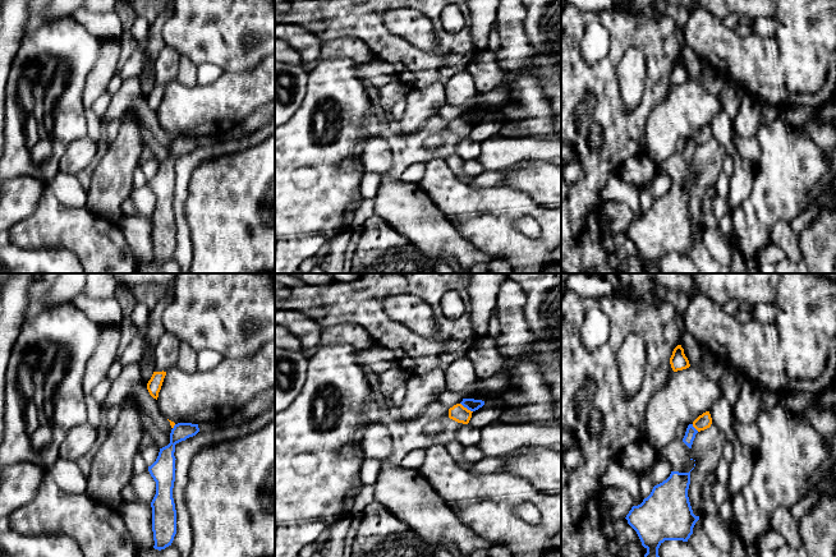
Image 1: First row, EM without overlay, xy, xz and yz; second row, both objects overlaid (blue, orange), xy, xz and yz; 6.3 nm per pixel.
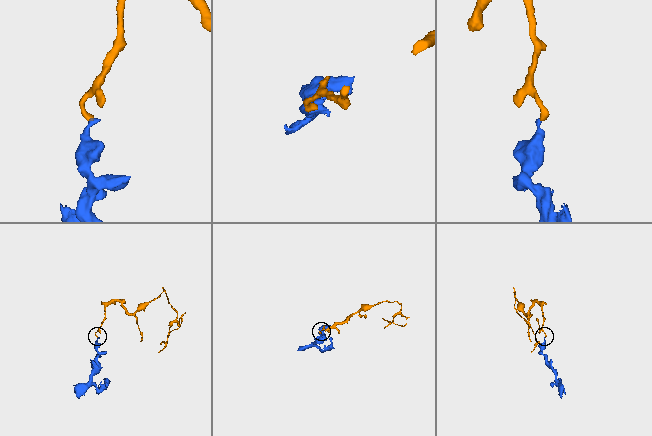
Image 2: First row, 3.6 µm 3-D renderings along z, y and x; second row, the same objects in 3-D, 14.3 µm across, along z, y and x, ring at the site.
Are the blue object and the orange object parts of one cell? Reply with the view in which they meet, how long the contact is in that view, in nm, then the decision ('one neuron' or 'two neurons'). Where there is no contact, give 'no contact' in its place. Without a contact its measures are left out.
xz | 100 nm | two neurons

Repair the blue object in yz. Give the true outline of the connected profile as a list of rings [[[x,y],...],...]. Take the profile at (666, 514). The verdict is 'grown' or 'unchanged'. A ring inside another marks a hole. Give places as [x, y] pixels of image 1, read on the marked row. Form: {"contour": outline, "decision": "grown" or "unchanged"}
{"contour": [[[671,471],[670,477],[653,487],[651,494],[638,506],[633,506],[626,515],[628,524],[637,531],[642,546],[647,549],[644,557],[660,557],[658,548],[665,540],[688,542],[693,534],[693,528],[699,516],[693,514],[688,489],[690,484],[690,471]]], "decision": "unchanged"}

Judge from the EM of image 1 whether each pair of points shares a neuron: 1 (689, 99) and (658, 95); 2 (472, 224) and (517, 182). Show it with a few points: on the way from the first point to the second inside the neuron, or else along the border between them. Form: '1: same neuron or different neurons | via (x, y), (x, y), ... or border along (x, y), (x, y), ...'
1: different neurons | border along (674, 86), (646, 118)
2: different neurons | border along (503, 184), (526, 192), (537, 203)

